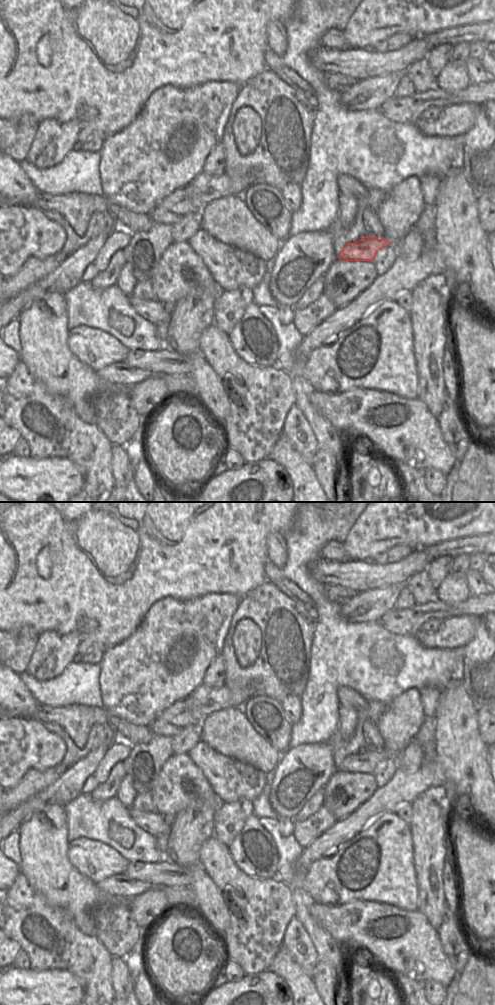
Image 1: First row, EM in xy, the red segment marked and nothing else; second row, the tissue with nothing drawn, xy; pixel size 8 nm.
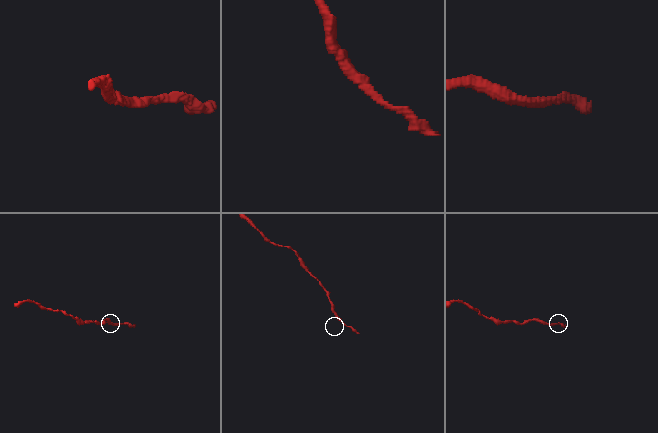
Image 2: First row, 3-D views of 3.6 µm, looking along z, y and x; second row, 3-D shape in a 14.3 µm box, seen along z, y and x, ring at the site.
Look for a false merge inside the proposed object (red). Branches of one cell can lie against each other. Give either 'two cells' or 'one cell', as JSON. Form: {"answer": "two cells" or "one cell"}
{"answer": "one cell"}

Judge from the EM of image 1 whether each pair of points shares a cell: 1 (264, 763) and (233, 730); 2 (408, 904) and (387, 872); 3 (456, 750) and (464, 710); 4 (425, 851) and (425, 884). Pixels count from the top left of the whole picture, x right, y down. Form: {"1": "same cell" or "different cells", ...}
{"1": "same cell", "2": "same cell", "3": "same cell", "4": "same cell"}

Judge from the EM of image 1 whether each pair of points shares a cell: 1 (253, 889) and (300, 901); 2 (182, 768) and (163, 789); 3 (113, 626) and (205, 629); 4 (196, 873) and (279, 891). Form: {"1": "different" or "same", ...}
{"1": "different", "2": "same", "3": "different", "4": "different"}

